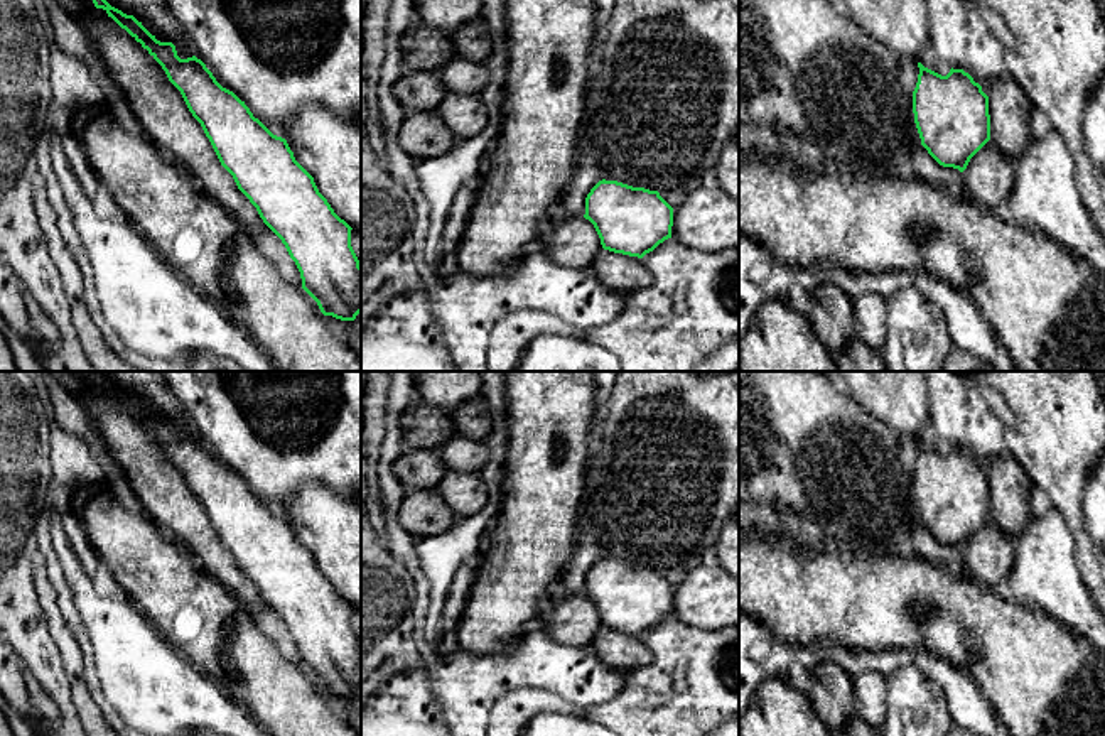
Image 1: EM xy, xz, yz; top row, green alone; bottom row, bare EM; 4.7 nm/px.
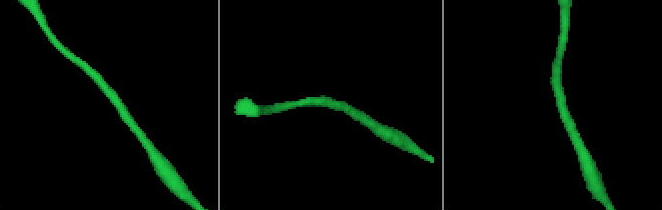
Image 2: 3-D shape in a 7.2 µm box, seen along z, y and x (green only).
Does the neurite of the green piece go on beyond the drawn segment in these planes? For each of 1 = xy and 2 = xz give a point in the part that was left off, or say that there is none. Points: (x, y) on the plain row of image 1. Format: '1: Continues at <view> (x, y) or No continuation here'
1: No continuation here
2: No continuation here

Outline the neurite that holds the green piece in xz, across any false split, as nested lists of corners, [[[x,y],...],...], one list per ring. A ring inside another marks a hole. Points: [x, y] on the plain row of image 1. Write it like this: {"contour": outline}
{"contour": [[[599,559],[585,576],[589,598],[604,628],[643,636],[671,616],[673,586],[658,569]]]}

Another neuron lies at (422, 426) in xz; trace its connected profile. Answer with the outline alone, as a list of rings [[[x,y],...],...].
[[[415,402],[400,419],[405,449],[434,449],[454,436],[450,412]]]

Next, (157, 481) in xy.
[[[57,371],[67,388],[88,409],[103,444],[121,468],[150,518],[197,564],[221,582],[256,620],[267,603],[221,544],[201,501],[189,490],[181,469],[162,444],[83,371]]]

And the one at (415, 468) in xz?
[[[405,449],[393,461],[393,473],[407,491],[437,490],[447,466],[434,449]]]

